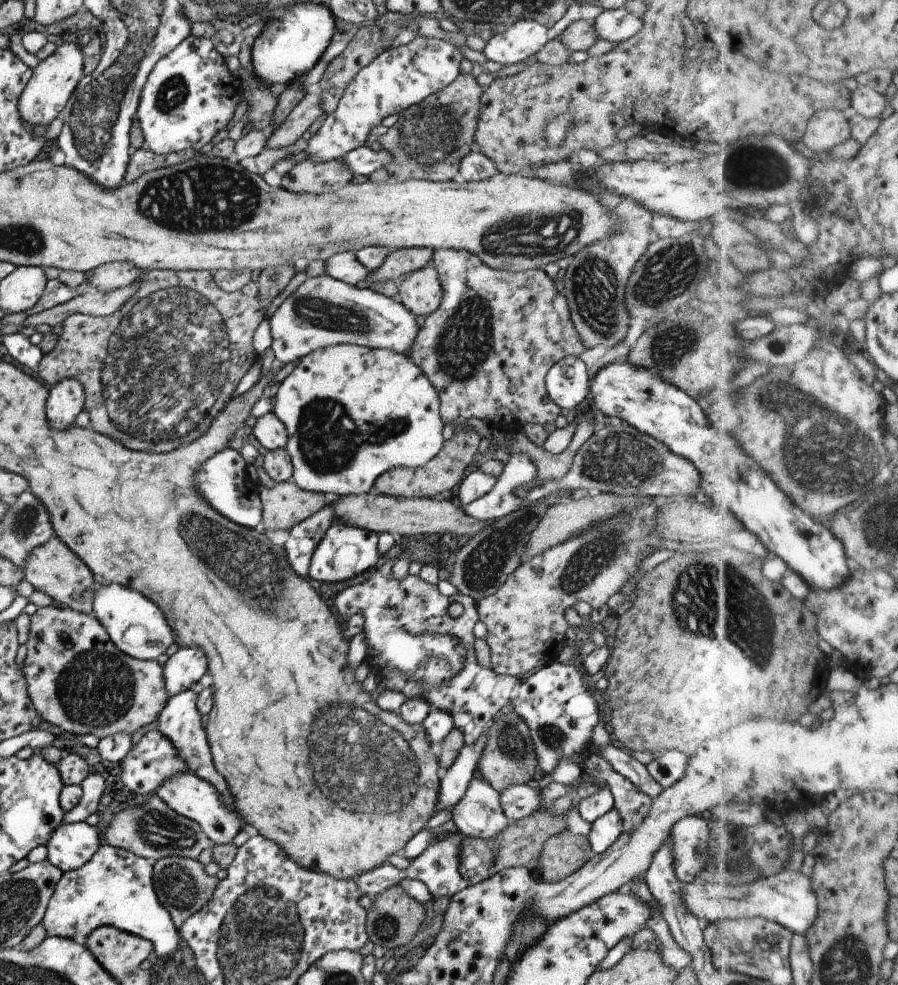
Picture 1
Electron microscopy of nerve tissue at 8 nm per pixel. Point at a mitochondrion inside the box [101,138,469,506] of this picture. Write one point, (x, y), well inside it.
(205, 197)

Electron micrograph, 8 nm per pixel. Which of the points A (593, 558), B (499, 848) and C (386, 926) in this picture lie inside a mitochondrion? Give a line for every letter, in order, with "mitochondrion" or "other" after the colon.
A: mitochondrion
B: mitochondrion
C: mitochondrion

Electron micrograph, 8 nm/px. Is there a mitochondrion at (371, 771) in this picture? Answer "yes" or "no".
yes

